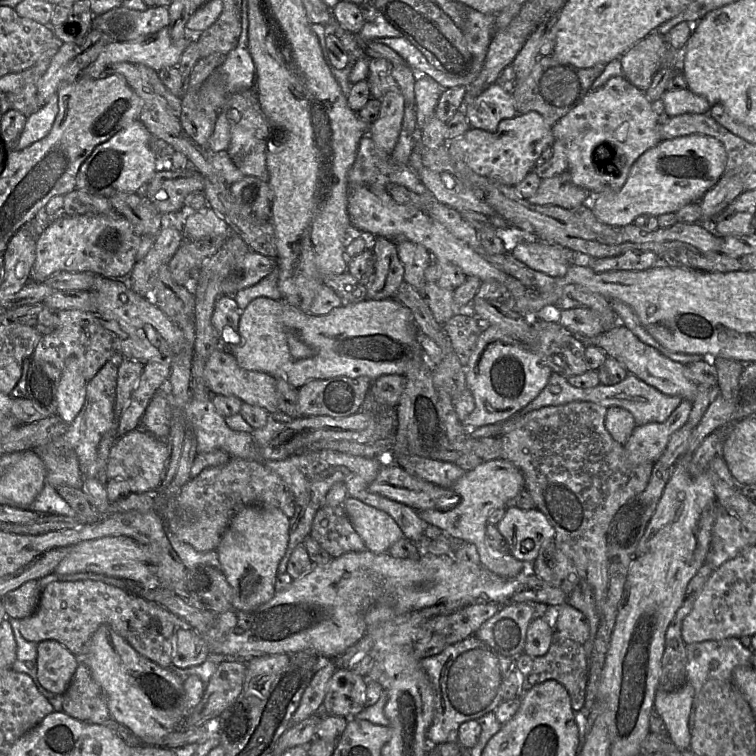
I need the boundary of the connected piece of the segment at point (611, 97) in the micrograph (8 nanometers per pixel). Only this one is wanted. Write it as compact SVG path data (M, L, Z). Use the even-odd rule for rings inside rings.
M623 75L610 78L602 87L590 91L581 103L552 126L555 140L568 142L568 172L571 182L587 189L592 197L603 190L620 190L625 184L635 161L647 150L662 141L660 124L645 92L631 84Z

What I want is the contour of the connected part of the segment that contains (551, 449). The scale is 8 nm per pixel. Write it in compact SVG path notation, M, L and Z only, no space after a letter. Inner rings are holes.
M575 401L559 406L546 406L525 414L520 418L513 429L498 437L502 447L501 459L509 461L522 472L525 481L525 490L534 500L537 509L547 517L549 522L555 528L556 546L572 561L577 569L579 578L588 582L592 587L599 615L601 614L606 601L609 587L607 532L610 523L618 510L625 503L645 489L654 467L654 463L652 462L640 465L631 465L629 463L623 445L616 442L605 427L606 412L607 408L585 401Z

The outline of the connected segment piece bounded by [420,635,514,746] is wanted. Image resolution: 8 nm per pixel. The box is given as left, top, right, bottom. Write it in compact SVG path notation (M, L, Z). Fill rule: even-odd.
M475 635L446 646L437 655L420 659L420 664L435 691L435 713L427 731L427 738L432 746L458 742L462 723L478 720L489 712L495 712L503 701L504 681L514 670L512 658L498 653Z

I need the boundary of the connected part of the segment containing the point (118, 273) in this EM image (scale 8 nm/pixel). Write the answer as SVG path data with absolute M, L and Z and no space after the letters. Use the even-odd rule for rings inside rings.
M119 214L61 215L36 240L30 280L43 283L56 272L89 272L107 279L126 279L137 262L142 236Z

